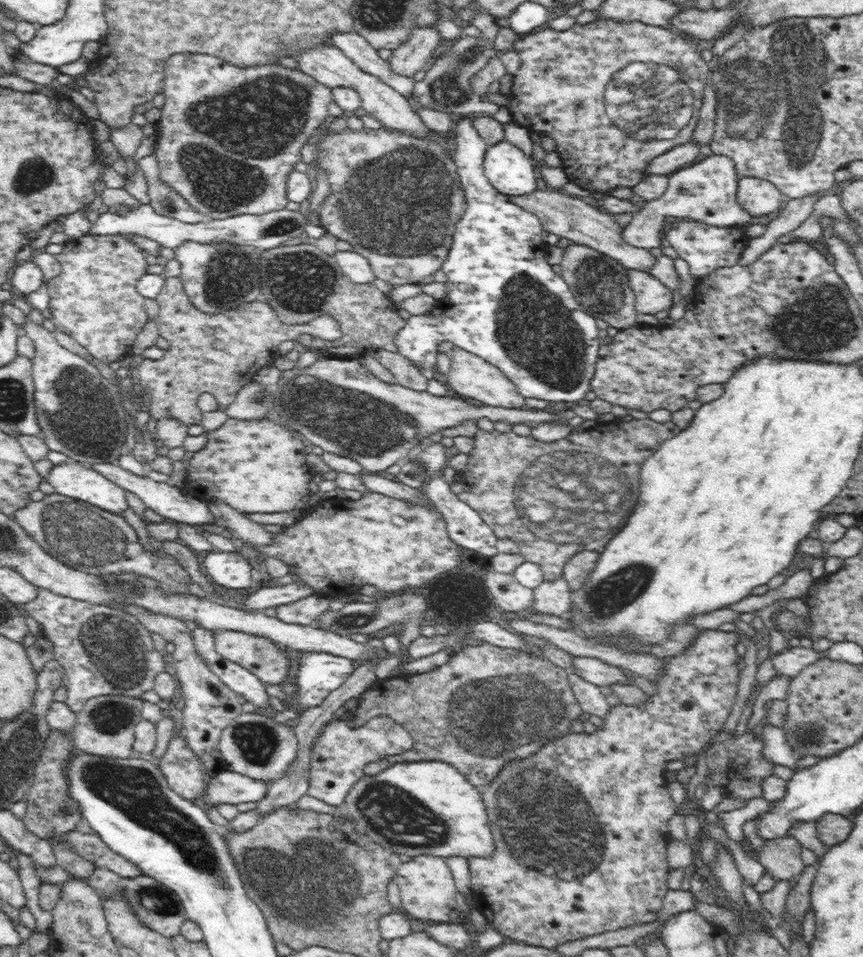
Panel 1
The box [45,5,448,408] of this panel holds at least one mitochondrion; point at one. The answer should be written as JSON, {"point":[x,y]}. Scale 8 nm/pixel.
{"point":[269,112]}

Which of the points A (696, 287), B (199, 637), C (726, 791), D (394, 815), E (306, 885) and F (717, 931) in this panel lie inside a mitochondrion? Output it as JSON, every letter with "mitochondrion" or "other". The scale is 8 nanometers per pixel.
{"A":"other","B":"other","C":"other","D":"mitochondrion","E":"mitochondrion","F":"other"}

